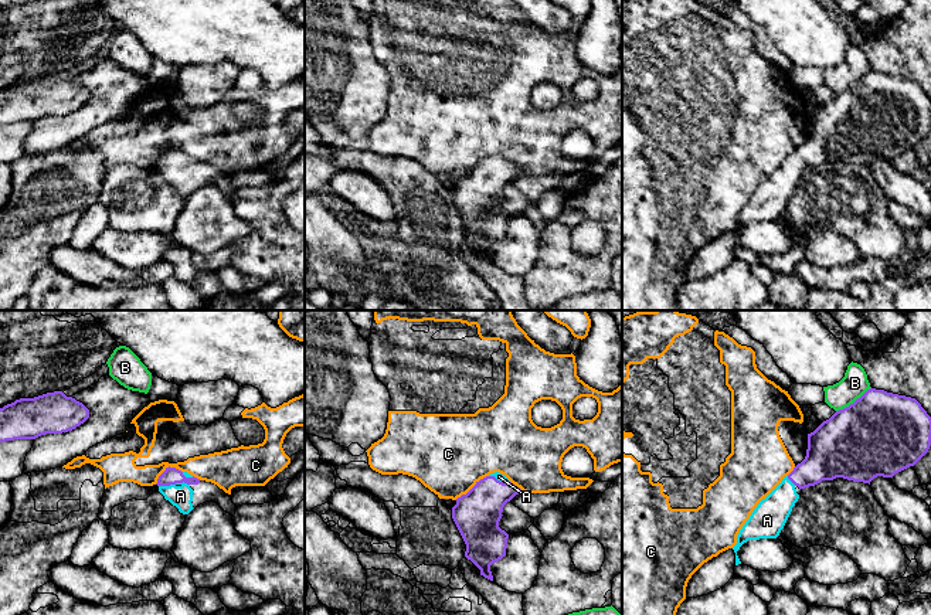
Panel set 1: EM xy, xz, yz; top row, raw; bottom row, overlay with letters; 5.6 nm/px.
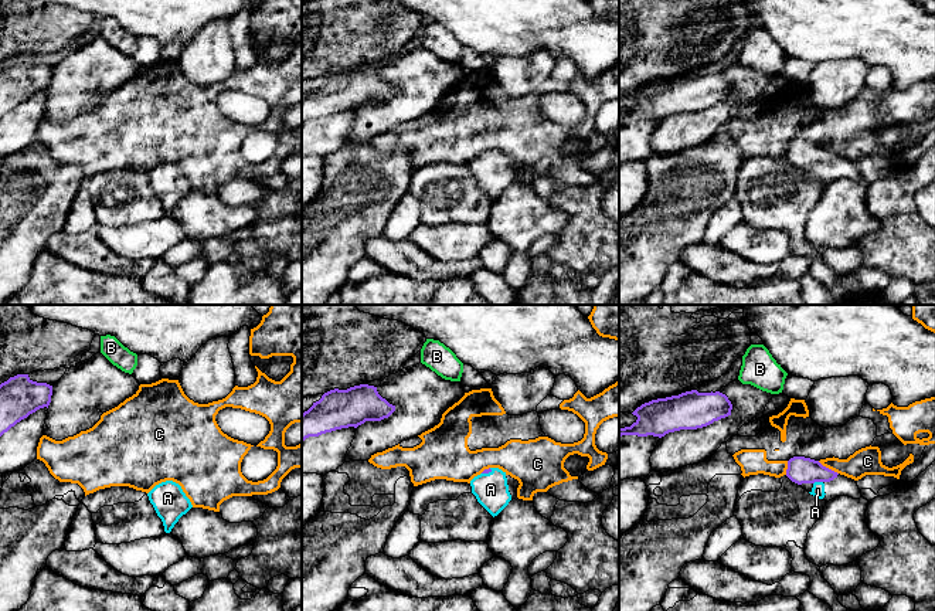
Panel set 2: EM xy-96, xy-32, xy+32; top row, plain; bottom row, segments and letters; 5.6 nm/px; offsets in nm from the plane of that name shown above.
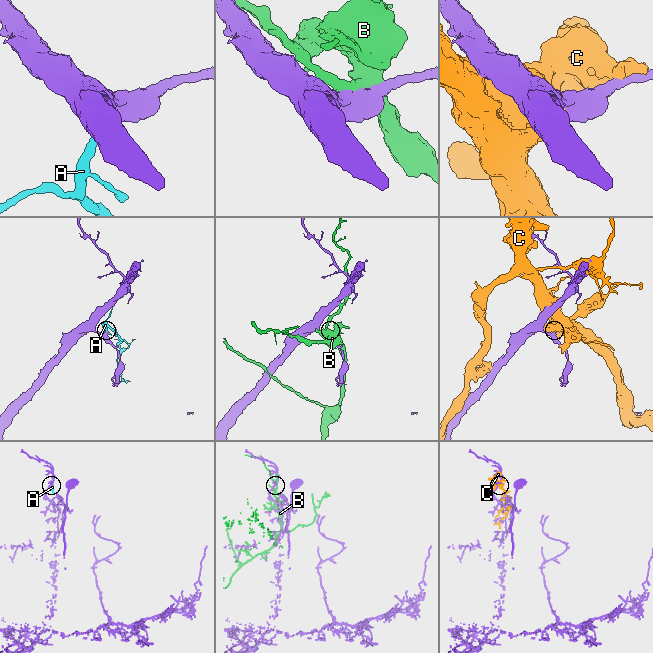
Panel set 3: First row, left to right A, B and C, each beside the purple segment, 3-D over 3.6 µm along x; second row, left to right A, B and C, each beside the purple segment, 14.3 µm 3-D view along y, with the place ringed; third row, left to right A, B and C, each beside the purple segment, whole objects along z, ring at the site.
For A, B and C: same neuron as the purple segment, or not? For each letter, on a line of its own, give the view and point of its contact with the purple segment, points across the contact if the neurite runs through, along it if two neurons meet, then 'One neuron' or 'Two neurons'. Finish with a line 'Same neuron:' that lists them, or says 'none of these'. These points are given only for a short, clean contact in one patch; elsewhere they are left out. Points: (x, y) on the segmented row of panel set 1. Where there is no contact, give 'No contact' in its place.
A: Touches purple at xy (173, 483). Path across: xy (170, 476), (173, 483), (180, 496). One neuron
B: Touches purple at yz (855, 401). Two neurons
C: Touches purple at xz (472, 488). Two neurons
Same neuron: A

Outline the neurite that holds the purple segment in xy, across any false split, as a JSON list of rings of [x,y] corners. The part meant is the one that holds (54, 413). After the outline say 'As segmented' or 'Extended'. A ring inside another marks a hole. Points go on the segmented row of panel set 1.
[[[62,391],[20,398],[0,408],[0,442],[68,432],[88,418],[89,410]]]. As segmented

